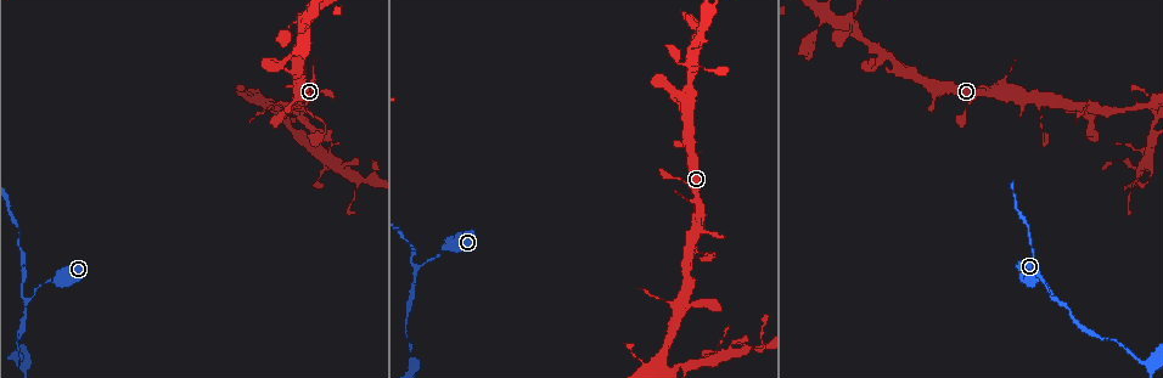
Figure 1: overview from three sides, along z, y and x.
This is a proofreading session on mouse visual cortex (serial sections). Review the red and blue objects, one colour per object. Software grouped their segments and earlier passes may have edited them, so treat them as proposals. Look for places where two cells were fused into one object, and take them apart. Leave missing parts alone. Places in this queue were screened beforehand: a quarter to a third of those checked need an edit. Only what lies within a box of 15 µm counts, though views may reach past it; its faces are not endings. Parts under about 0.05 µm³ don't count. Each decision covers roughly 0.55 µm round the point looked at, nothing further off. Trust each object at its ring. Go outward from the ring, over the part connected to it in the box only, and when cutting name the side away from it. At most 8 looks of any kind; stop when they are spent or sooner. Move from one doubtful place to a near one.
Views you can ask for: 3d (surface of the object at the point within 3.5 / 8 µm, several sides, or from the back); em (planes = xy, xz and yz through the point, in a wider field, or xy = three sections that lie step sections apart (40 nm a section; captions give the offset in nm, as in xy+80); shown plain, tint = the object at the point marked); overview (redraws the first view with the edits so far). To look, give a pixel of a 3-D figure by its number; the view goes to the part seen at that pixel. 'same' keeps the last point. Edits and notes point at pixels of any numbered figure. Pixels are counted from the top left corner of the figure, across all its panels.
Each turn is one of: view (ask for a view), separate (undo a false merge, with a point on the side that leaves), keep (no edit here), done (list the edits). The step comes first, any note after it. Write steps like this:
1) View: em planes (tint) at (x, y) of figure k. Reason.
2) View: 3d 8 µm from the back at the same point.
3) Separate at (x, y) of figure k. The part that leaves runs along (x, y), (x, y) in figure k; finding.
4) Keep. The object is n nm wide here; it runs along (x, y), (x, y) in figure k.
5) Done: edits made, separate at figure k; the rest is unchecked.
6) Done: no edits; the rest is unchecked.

View: 3d 3.5 µm at (1055, 298) of figure 1. Side arm on a straight run.

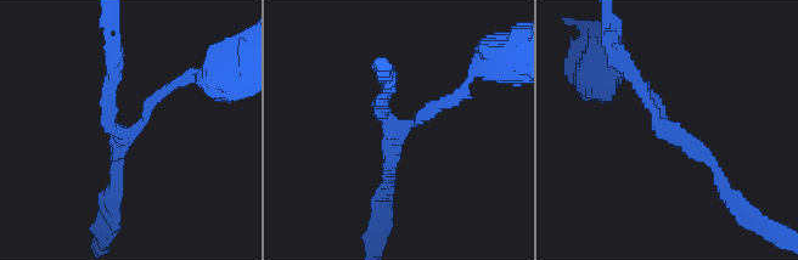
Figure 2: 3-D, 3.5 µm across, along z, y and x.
View: em planes (tint) at (134, 132) of figure 2. 3 arms meet here; the arms are 150, 150, 200 nm wide.

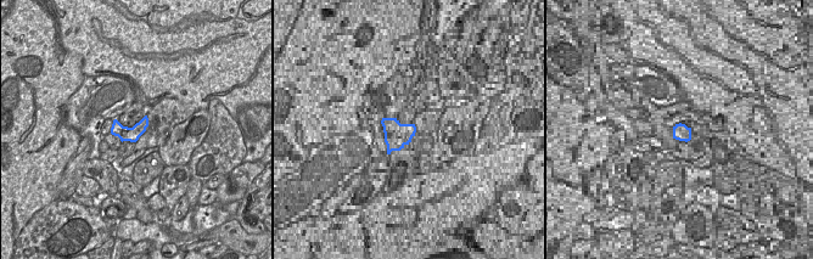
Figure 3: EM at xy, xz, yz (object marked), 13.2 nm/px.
Keep. It runs along (636, 80), (724, 185) in figure 2; all the same cell.

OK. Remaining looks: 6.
View: 3d 3.5 µm at (411, 365) of figure 1. Sharp bend.

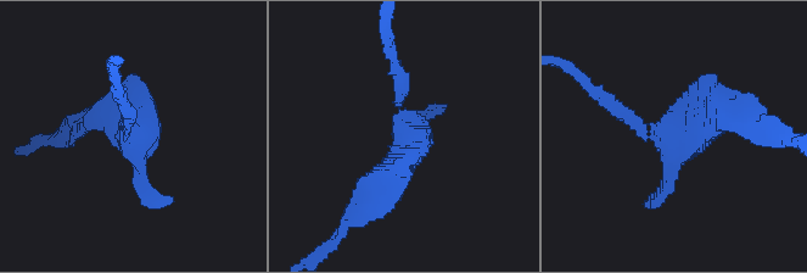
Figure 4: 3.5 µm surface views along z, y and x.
View: em xy step 3 (tint) at (407, 132) of figure 4. Now the EM.

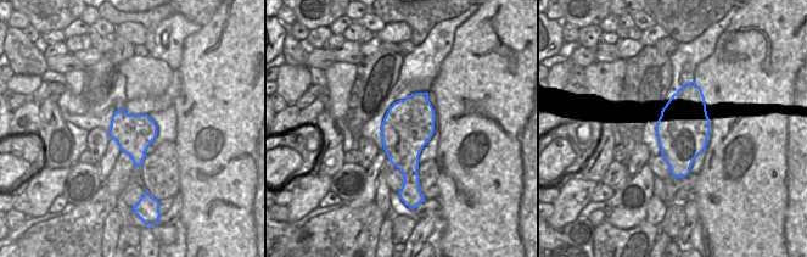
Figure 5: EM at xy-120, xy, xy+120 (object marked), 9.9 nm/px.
Keep. The object is 500 nm wide here; it runs along (394, 71), (402, 171) in figure 4; one cell here.

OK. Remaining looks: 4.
View: 3d 3.5 µm from the back at (267, 104) of figure 1. Arms run side by side.

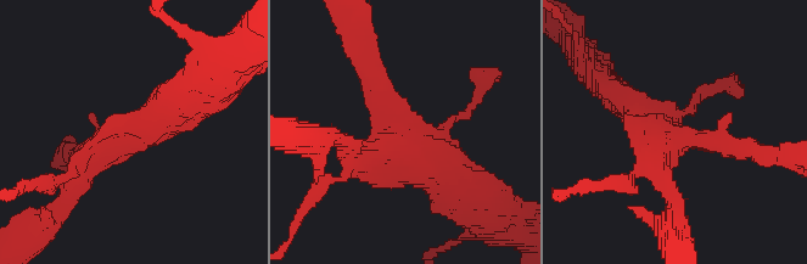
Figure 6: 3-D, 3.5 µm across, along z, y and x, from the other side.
View: em xy step 1 (tint) at (679, 143) of figure 6. Need the tissue.

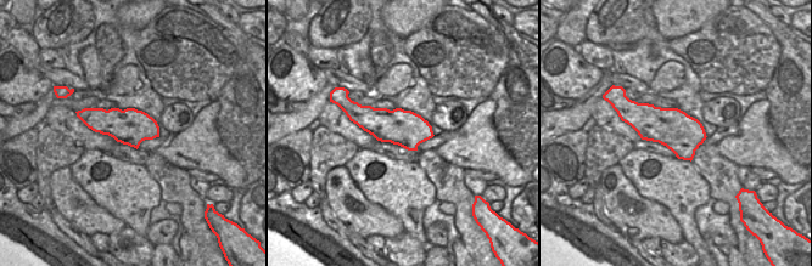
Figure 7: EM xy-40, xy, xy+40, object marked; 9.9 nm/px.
Keep. It runs along (745, 149), (661, 145), (665, 186) in figure 6; continuous, no second cell.

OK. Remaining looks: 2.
Done: no edits; the rest is unchecked.

